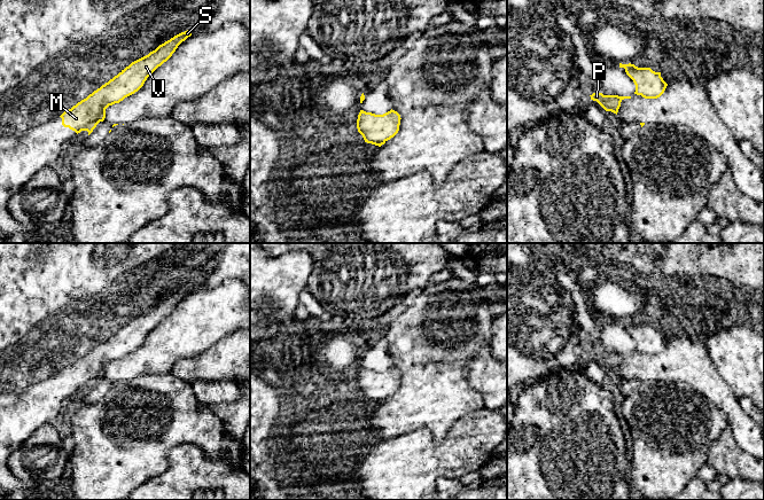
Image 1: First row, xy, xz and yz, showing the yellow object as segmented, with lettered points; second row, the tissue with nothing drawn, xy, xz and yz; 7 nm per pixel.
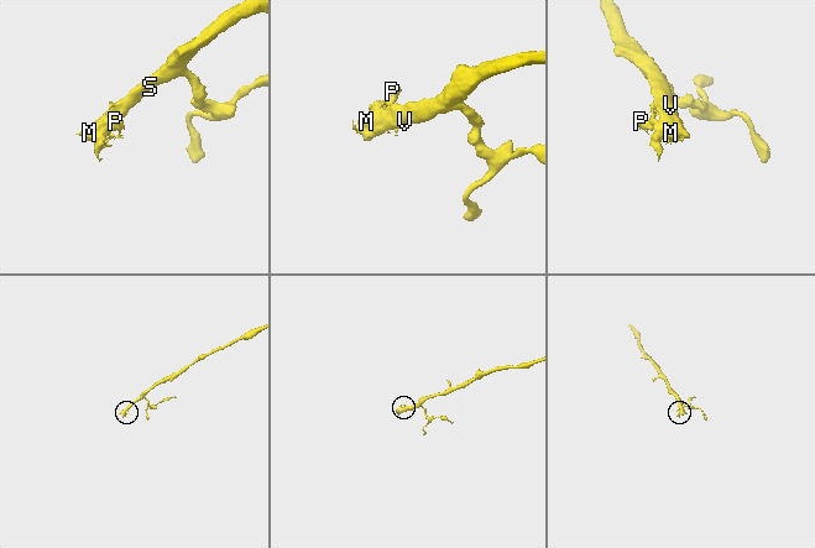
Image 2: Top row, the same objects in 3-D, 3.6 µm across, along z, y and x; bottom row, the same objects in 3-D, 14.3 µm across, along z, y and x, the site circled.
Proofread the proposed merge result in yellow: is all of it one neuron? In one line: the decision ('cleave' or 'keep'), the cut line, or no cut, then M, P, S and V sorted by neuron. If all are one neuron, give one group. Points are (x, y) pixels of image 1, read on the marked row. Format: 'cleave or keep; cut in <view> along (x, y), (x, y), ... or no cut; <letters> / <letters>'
keep; no cut; M P S V

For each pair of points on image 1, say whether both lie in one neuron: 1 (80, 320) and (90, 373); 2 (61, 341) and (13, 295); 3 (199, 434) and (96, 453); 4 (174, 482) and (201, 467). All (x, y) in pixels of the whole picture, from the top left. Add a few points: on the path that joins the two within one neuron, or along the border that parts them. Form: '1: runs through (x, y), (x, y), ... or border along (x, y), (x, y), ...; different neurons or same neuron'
1: border along (108, 337), (63, 368); different neurons
2: runs through (49, 329), (24, 306); same neuron
3: runs through (173, 434), (162, 444), (129, 444), (122, 450); same neuron
4: runs through (181, 478), (189, 470), (194, 470); same neuron

